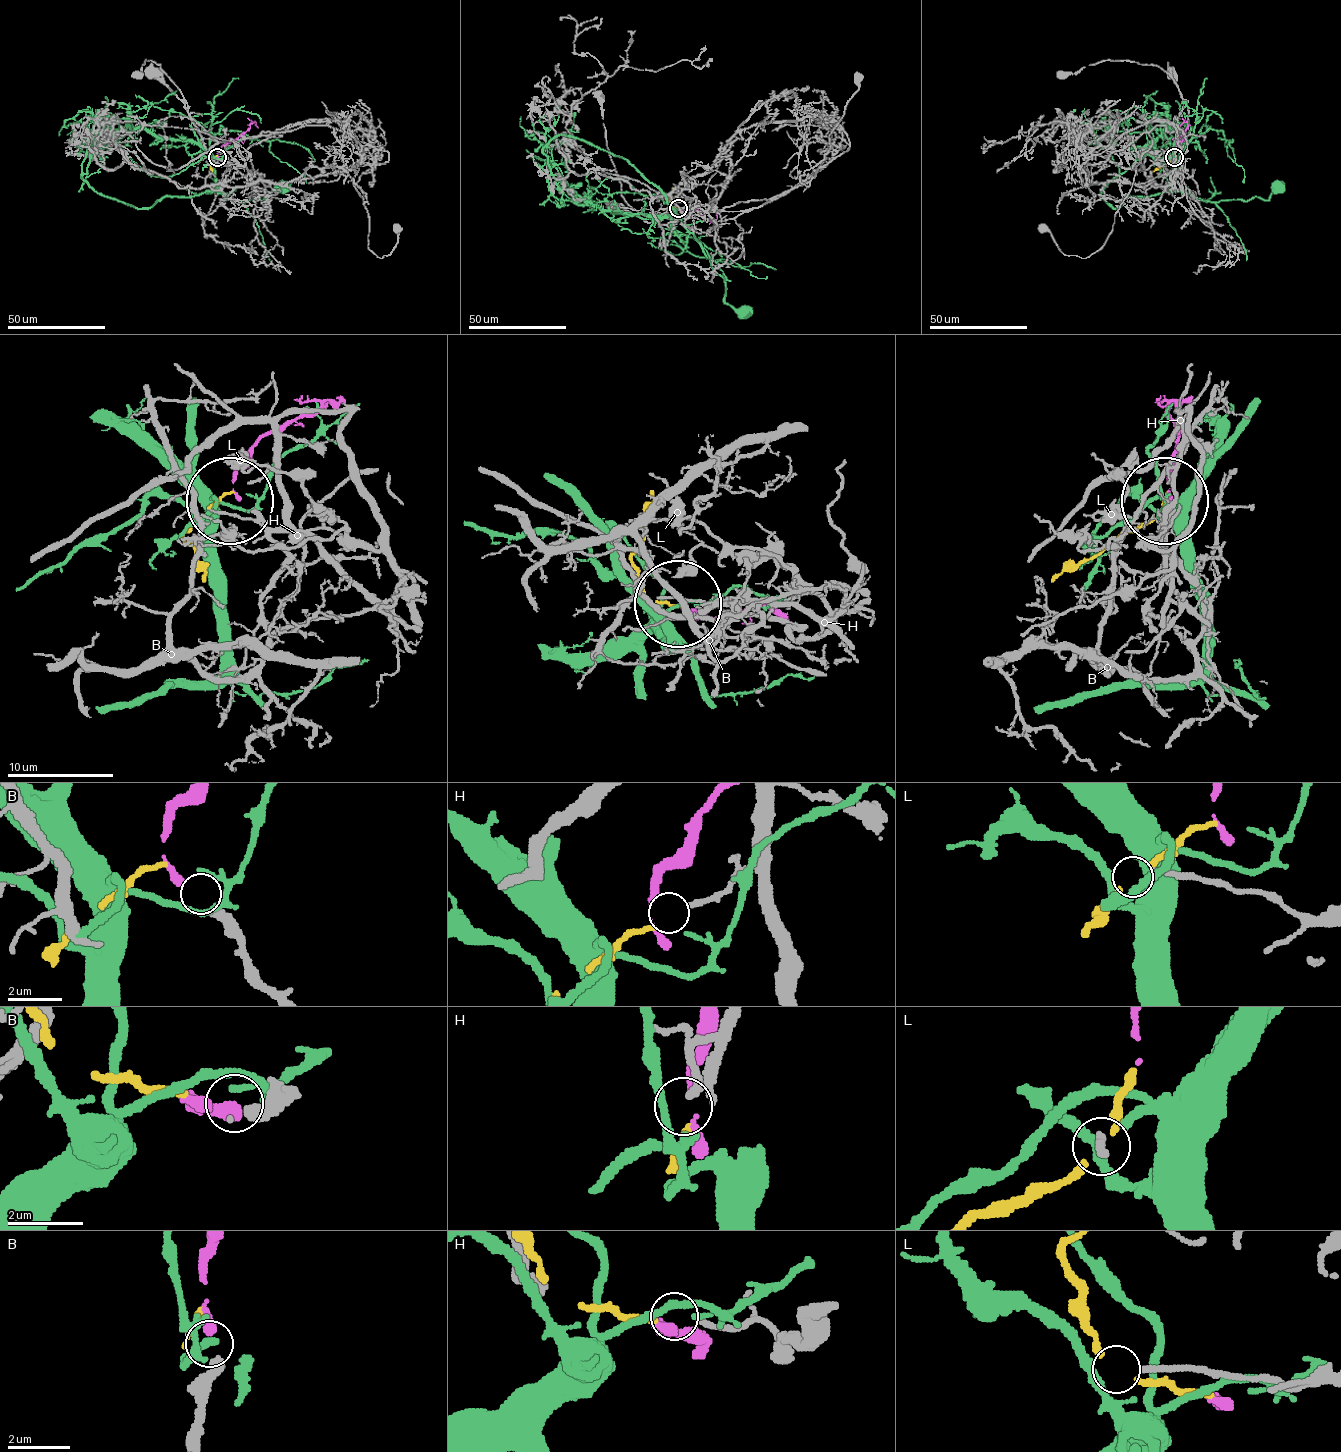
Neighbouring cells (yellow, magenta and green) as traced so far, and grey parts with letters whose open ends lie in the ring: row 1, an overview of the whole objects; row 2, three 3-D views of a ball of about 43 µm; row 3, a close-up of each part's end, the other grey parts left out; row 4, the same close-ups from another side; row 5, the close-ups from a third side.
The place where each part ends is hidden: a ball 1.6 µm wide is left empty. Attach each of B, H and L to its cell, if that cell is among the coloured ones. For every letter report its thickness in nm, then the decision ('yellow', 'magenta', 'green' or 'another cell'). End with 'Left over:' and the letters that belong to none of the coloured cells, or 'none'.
B: calibre 380 nm; magenta
H: calibre 170 nm; yellow
L: calibre 200 nm; another cell
Left over: L

